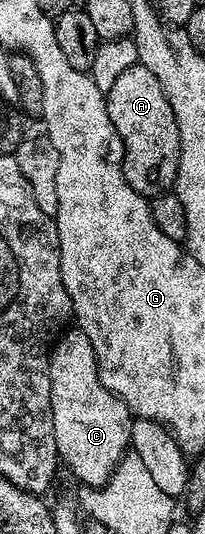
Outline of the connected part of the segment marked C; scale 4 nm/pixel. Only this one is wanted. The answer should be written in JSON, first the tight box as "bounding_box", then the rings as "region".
{"bounding_box":[51,330,133,488],"region":[[[78,330],[64,331],[51,349],[51,405],[60,461],[83,486],[102,488],[129,452],[133,413],[101,382],[93,342]]]}

